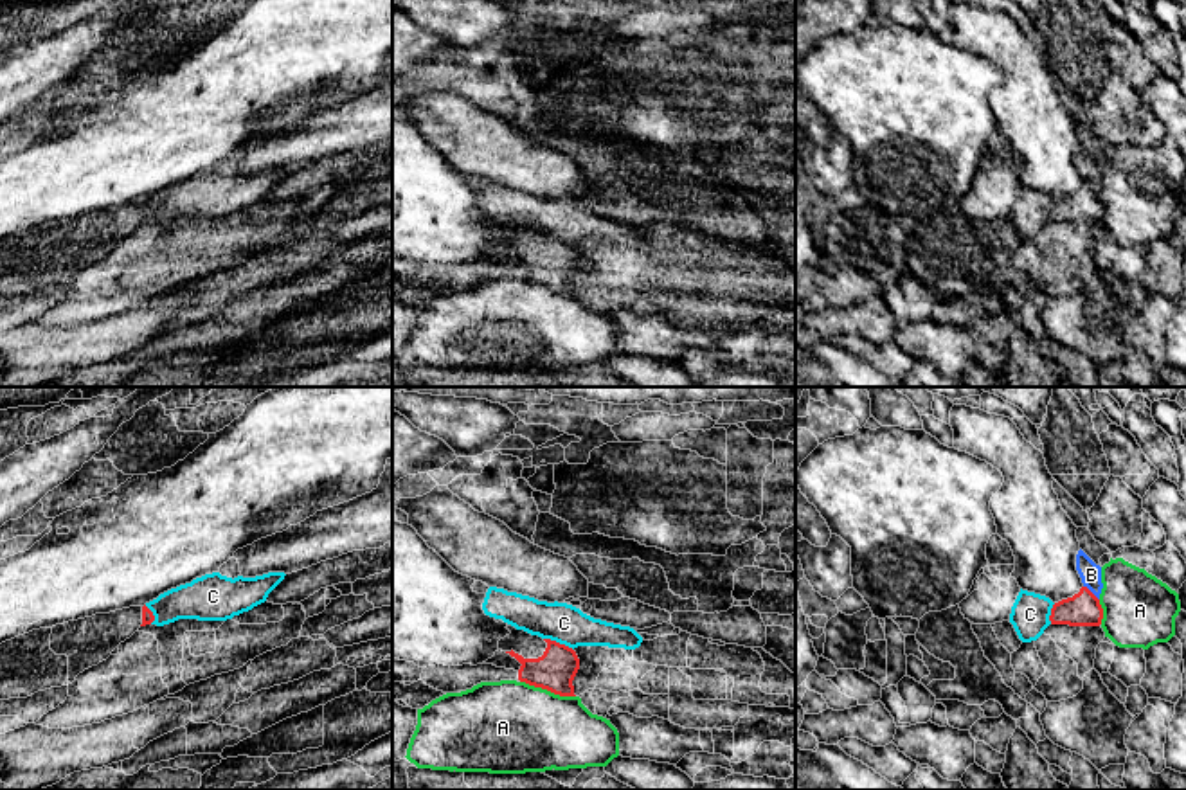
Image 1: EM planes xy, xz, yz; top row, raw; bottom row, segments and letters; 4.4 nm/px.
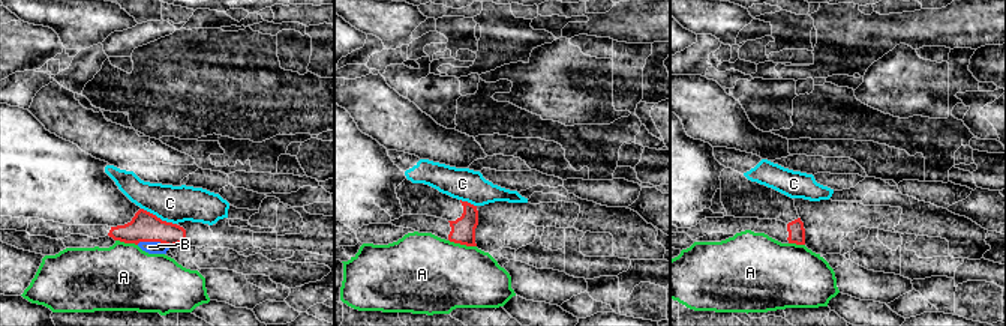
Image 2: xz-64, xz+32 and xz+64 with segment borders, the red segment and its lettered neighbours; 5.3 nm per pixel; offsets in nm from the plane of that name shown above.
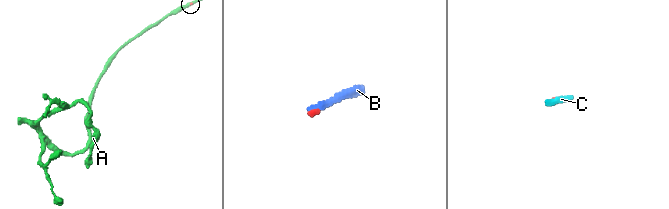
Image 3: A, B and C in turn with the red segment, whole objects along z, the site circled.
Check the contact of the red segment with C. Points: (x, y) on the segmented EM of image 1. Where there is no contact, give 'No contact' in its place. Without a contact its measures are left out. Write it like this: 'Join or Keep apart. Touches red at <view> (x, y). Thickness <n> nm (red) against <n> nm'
Keep apart. Touches red at xz (558, 643). Thickness 180 nm (red) against 180 nm

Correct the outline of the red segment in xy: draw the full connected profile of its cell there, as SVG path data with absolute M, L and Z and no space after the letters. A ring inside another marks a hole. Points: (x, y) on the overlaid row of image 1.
M144 606L40 628L0 644L0 700L27 698L72 684L79 673L106 660L140 626L155 621Z

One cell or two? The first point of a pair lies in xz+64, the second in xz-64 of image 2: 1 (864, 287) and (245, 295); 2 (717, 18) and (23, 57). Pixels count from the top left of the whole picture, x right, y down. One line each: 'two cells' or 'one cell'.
1: one cell
2: two cells

